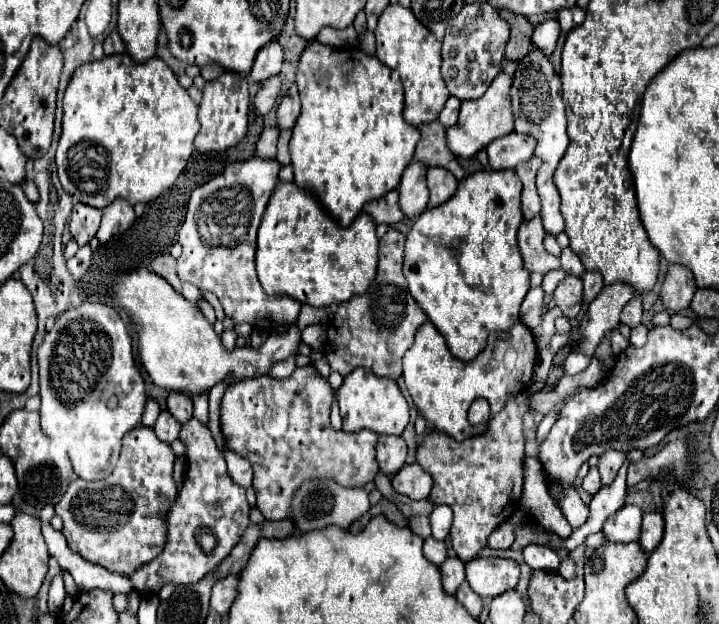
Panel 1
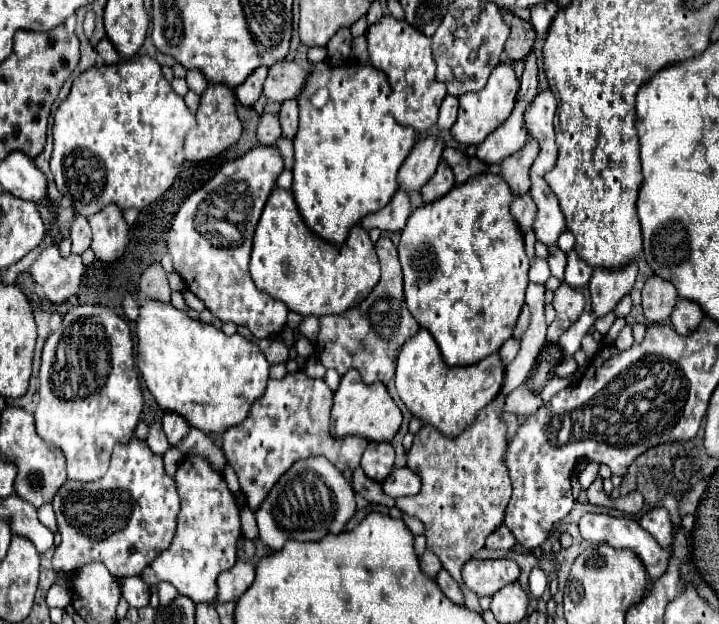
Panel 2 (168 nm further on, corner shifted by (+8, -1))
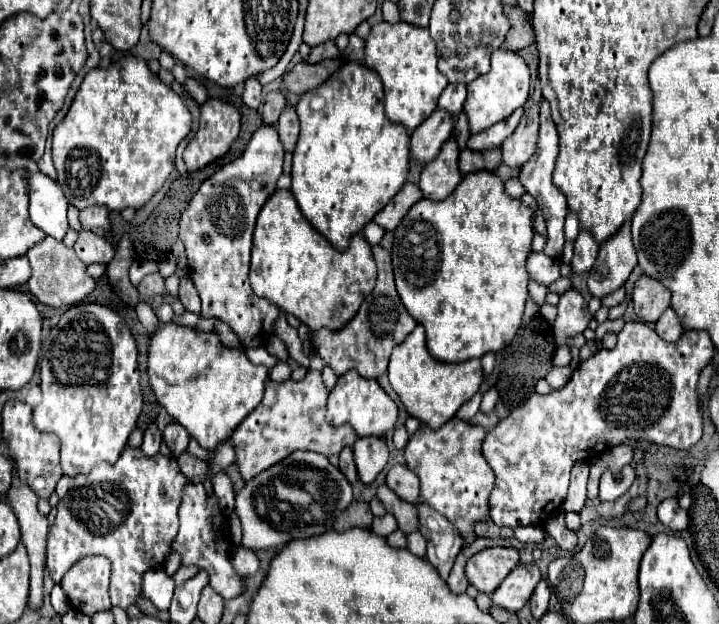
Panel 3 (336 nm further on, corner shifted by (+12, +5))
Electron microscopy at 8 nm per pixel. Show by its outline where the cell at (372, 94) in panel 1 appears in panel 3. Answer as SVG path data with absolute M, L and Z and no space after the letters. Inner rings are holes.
M356 62L346 64L344 70L340 72L340 78L334 76L334 78L330 78L328 82L324 82L320 88L316 88L316 90L312 90L312 92L306 92L306 94L300 98L298 106L296 106L296 112L298 112L298 118L300 118L300 138L298 138L298 144L296 144L296 148L294 148L292 152L292 170L290 173L292 185L290 190L292 194L294 194L294 198L296 198L296 202L298 202L300 210L302 210L302 214L308 218L308 222L310 222L334 248L346 250L348 244L350 244L350 238L352 238L356 232L360 232L360 230L394 198L394 194L404 186L406 176L408 176L408 170L410 170L410 136L408 136L408 132L406 132L404 126L392 124L392 122L384 116L384 90L382 90L380 76L378 76L374 70L370 70L370 68L362 66L362 64L356 64ZM314 98L322 98L322 108L312 108L312 106L314 106L314 104L312 104Z

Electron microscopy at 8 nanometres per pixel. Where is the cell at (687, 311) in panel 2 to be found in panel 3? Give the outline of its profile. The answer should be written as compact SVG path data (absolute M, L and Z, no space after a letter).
M668 308L662 316L660 316L660 320L656 322L656 334L660 336L660 338L664 338L666 342L676 342L678 338L680 338L680 334L684 332L682 330L682 326L680 326L680 322L678 322L678 316L676 316L676 312L672 310L672 308Z

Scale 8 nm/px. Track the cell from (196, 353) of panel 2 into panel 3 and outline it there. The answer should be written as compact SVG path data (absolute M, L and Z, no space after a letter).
M172 322L160 324L150 338L148 378L158 402L206 450L226 442L238 424L260 404L268 368L250 362L242 348L226 348L214 332L196 334Z

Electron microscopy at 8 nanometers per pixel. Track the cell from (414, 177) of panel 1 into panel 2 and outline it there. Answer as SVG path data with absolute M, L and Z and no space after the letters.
M432 136L426 140L420 140L410 152L410 156L404 160L404 164L400 166L400 172L398 172L400 188L406 192L420 190L426 184L426 180L434 174L440 162L442 150L444 150L442 140L436 140Z

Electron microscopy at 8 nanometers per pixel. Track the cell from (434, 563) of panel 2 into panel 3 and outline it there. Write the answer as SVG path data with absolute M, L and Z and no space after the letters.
M410 532L410 534L406 534L406 540L408 540L408 550L412 552L412 554L416 554L416 556L426 556L426 540L424 540L424 536L420 534L420 532Z

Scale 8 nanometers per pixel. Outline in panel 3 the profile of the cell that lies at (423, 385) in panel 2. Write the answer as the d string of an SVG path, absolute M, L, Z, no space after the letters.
M418 324L412 334L408 334L408 338L391 353L388 378L410 416L418 418L430 428L440 428L482 386L482 364L478 358L460 364L446 364L432 358L426 348L425 330Z

